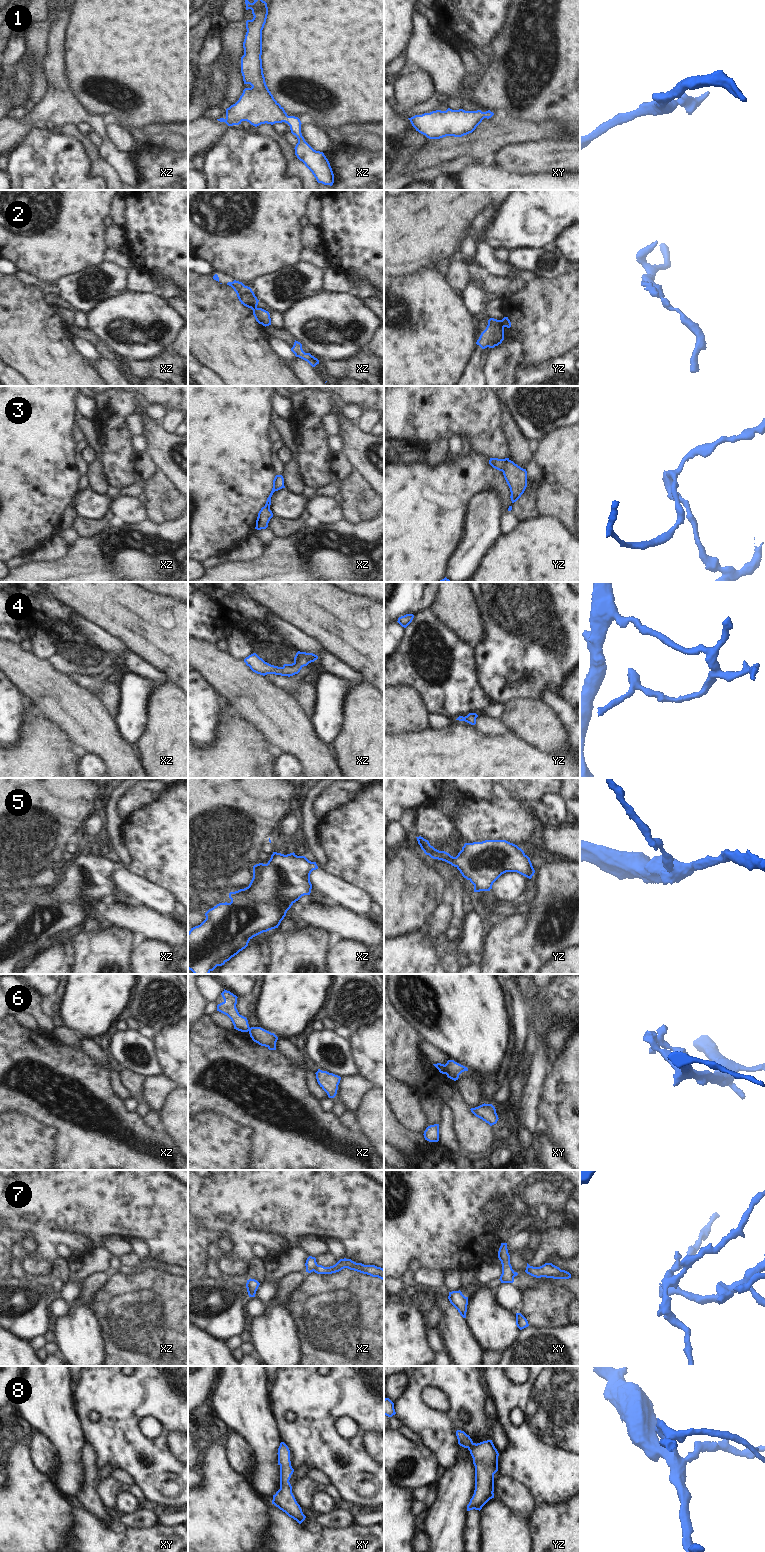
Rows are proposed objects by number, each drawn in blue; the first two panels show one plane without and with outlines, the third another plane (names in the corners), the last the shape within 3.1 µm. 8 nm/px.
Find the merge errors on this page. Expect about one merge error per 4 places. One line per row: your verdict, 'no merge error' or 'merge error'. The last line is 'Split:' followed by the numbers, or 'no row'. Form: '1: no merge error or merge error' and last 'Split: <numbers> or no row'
1: no merge error
2: merge error
3: merge error
4: no merge error
5: no merge error
6: merge error
7: merge error
8: no merge error
Split: 2, 3, 6, 7

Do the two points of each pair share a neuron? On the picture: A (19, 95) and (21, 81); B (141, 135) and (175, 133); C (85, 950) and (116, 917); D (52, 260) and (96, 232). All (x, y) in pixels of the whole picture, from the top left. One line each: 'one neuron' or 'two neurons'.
A: one neuron
B: one neuron
C: two neurons
D: one neuron

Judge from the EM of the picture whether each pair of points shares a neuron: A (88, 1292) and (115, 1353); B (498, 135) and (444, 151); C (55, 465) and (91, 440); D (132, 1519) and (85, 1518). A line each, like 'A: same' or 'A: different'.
A: different
B: same
C: different
D: different

